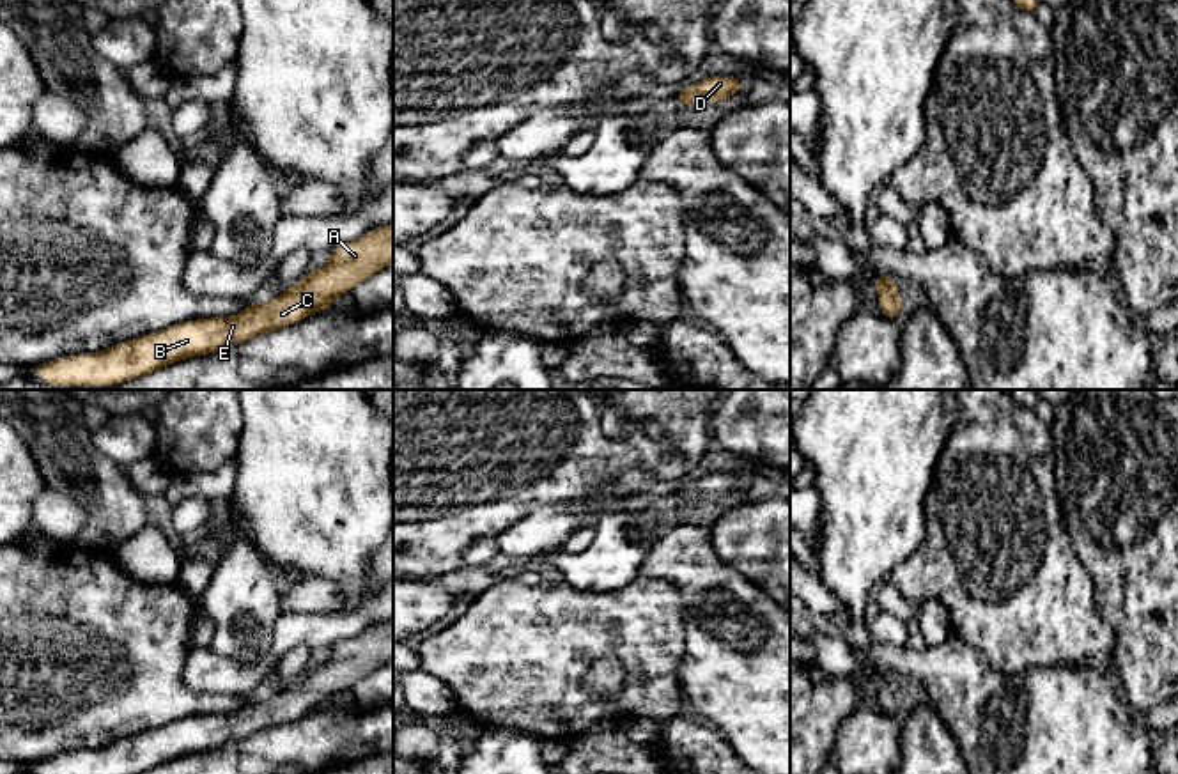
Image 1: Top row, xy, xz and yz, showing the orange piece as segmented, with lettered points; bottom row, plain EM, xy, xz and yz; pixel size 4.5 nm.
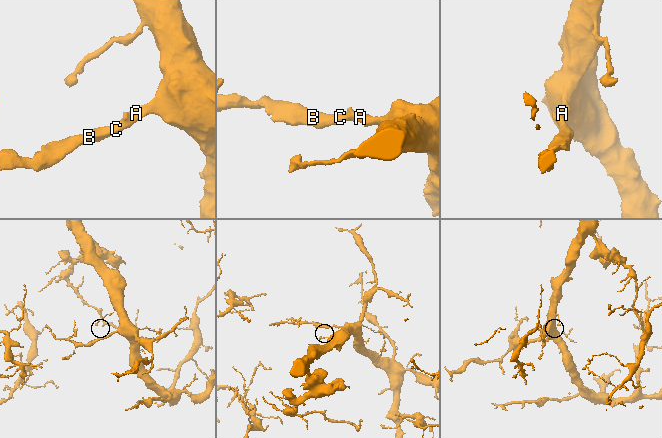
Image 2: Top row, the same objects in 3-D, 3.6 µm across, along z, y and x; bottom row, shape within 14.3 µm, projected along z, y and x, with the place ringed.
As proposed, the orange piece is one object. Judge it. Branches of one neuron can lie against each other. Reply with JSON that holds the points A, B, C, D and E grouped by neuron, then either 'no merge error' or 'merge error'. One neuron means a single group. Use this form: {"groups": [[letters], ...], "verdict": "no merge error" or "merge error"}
{"groups": [["A", "B", "C", "D", "E"]], "verdict": "no merge error"}

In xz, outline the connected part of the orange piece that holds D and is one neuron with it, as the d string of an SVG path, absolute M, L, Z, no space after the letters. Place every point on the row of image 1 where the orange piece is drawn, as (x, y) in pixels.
M716 74L700 80L696 85L684 85L673 97L680 108L696 106L700 103L719 103L740 92L742 80L739 76Z

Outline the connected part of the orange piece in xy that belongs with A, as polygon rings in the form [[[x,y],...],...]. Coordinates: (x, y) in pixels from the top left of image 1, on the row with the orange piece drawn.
[[[393,223],[365,232],[329,252],[319,269],[267,303],[246,305],[234,317],[184,321],[158,333],[122,340],[97,352],[60,356],[37,368],[48,386],[113,388],[175,361],[216,352],[328,310],[335,298],[393,264]]]

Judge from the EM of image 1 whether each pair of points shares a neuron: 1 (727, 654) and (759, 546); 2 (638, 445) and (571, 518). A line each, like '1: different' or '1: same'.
1: different
2: different

